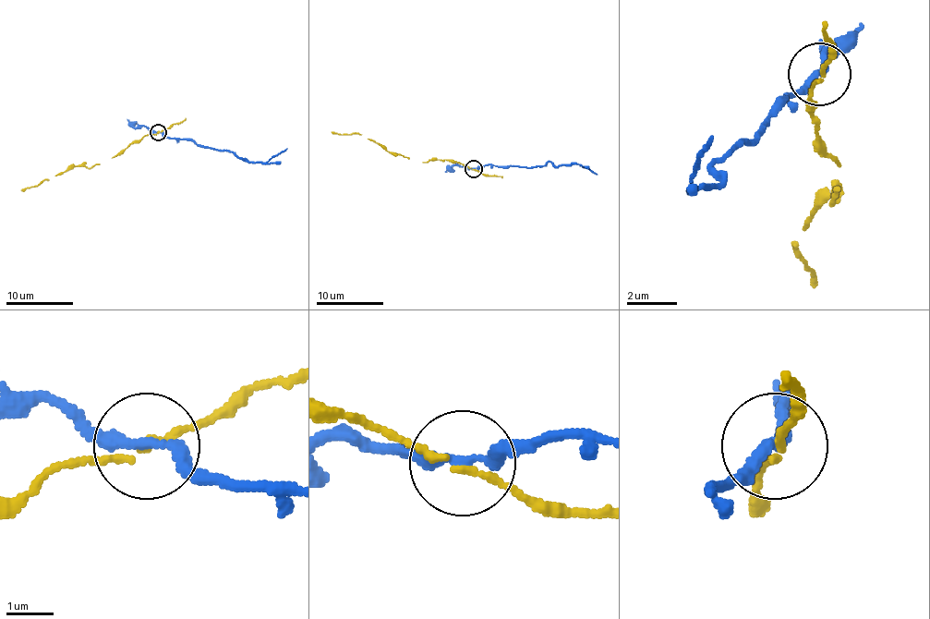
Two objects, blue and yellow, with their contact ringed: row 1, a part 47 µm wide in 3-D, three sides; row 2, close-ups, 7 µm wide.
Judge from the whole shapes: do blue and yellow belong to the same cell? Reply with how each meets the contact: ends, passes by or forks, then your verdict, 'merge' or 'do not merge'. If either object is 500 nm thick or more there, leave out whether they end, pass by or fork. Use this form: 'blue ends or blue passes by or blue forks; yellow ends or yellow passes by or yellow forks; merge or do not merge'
blue passes by; yellow passes by; do not merge

